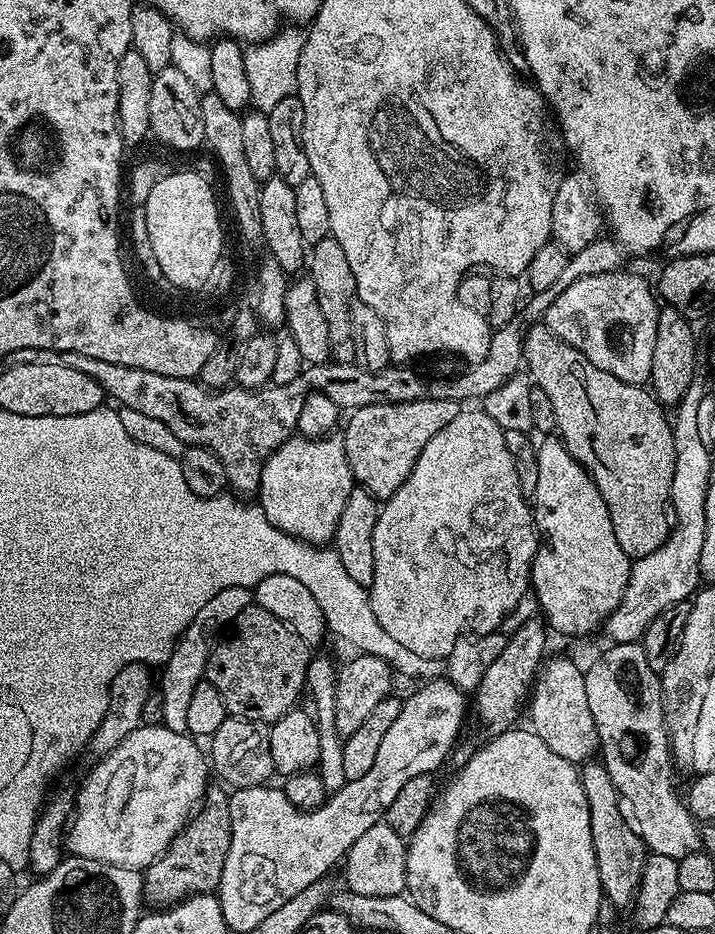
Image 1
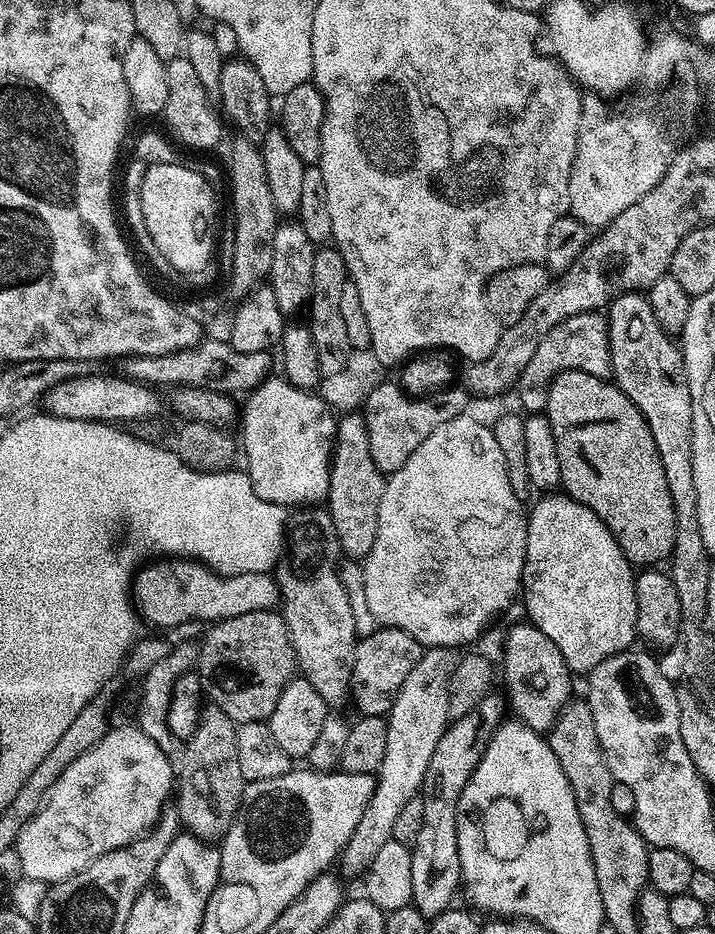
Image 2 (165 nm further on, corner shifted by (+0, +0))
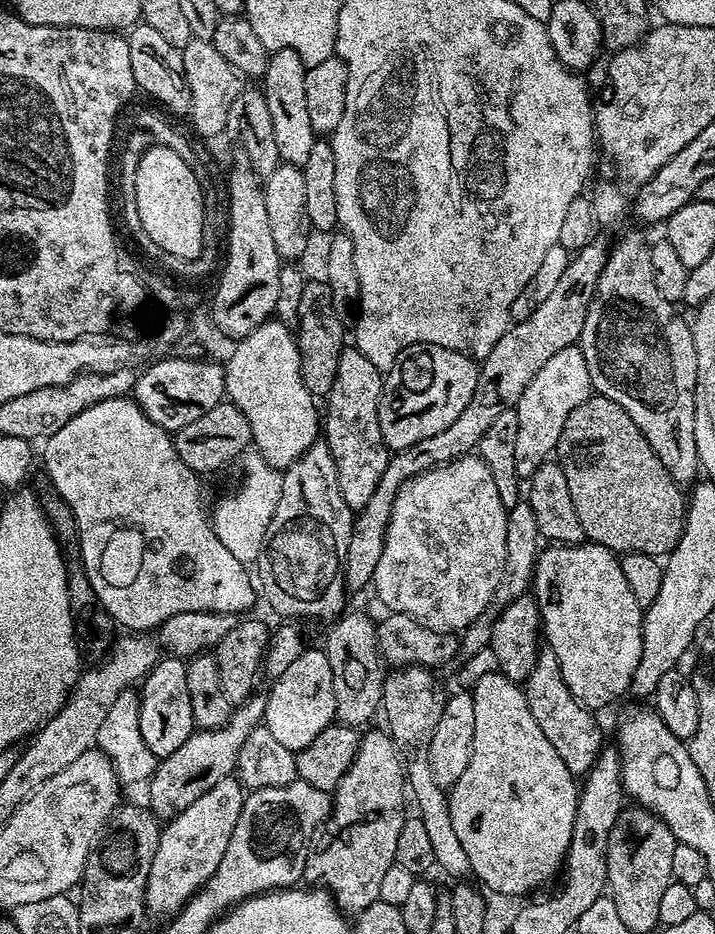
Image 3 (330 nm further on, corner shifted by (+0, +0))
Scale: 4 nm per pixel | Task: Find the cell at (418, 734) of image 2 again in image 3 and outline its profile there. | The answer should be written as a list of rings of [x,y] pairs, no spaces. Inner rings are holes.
[[[526,502],[515,504],[513,508],[508,509],[508,521],[506,522],[506,562],[504,563],[504,573],[498,582],[498,586],[494,590],[492,600],[486,606],[486,610],[482,614],[478,614],[478,618],[474,618],[474,622],[470,622],[467,628],[463,629],[462,635],[458,640],[458,652],[463,656],[476,656],[480,651],[487,649],[492,643],[492,631],[494,630],[494,622],[502,614],[502,610],[506,610],[506,606],[510,606],[510,602],[514,602],[518,598],[522,598],[533,587],[534,573],[536,570],[536,558],[542,551],[542,537],[538,530],[538,521],[534,518],[534,510],[530,510],[530,506]]]

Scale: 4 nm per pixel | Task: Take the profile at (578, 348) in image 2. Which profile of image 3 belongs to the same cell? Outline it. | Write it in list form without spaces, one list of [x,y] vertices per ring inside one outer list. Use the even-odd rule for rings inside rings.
[[[573,346],[566,350],[558,350],[538,374],[522,390],[522,398],[518,398],[515,410],[518,414],[518,439],[514,445],[514,466],[521,478],[531,478],[534,470],[544,464],[555,453],[558,442],[562,438],[562,430],[566,426],[566,418],[582,402],[594,395],[590,370],[586,364],[584,352]]]

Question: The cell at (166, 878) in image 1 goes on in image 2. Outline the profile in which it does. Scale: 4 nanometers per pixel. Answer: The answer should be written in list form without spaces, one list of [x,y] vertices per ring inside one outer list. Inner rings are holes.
[[[208,706],[200,713],[200,721],[194,734],[183,745],[184,757],[178,760],[178,783],[174,788],[174,811],[180,817],[180,823],[199,840],[219,841],[228,832],[232,819],[240,805],[240,799],[246,787],[242,778],[242,769],[238,766],[238,746],[236,745],[237,725],[221,708]]]

